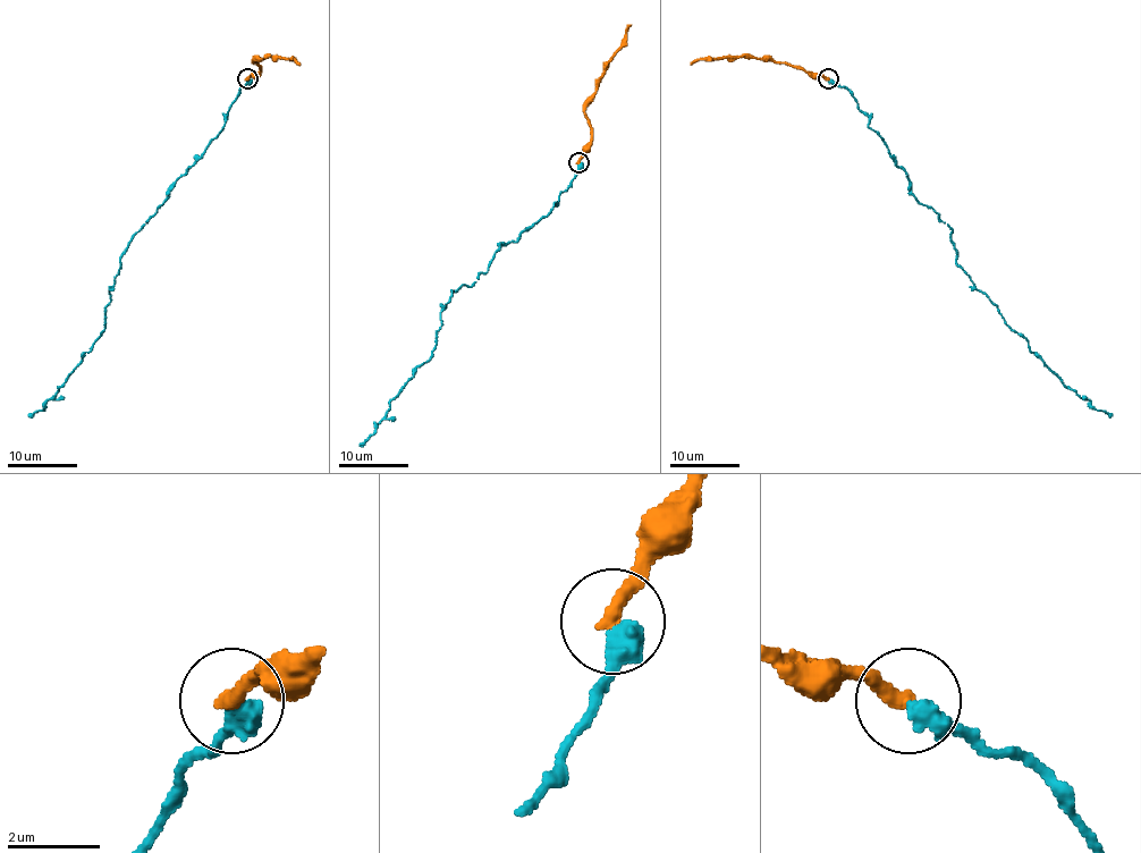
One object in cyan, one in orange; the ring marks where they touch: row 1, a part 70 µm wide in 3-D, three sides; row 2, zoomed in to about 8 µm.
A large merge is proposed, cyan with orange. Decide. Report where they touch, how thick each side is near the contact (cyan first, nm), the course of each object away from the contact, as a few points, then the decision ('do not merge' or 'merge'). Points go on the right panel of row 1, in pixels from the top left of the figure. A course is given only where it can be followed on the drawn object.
place (828, 78); calibres 500 and 360 nm; course cyan (828, 79), (851, 93), (906, 174), (912, 193), (952, 230), (955, 263), (1067, 388), (1112, 414); course orange (828, 79), (780, 61), (755, 58), (701, 58), (691, 65); do not merge

